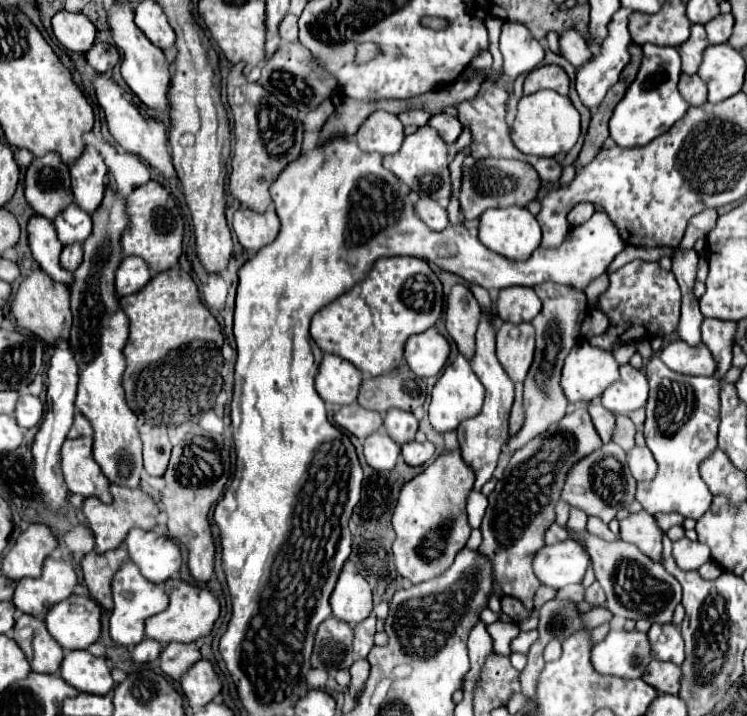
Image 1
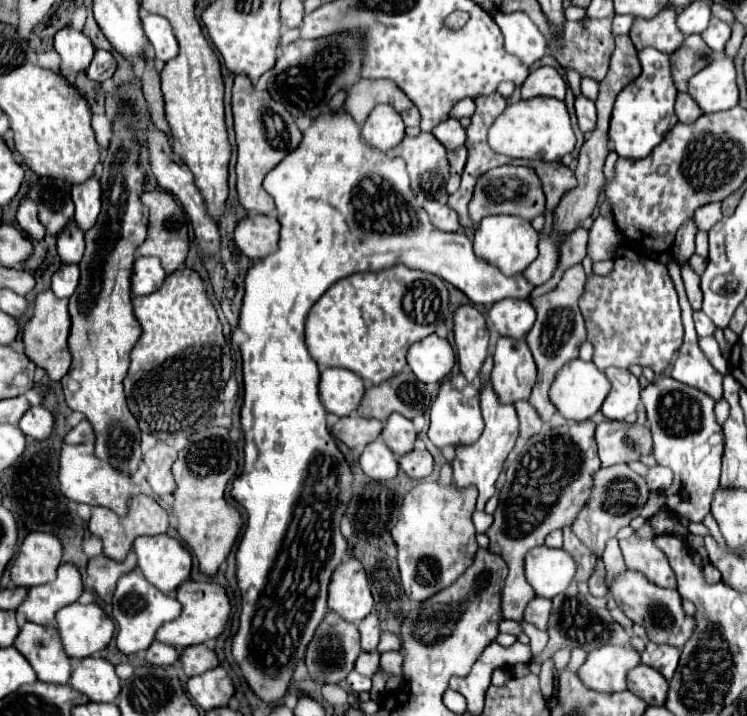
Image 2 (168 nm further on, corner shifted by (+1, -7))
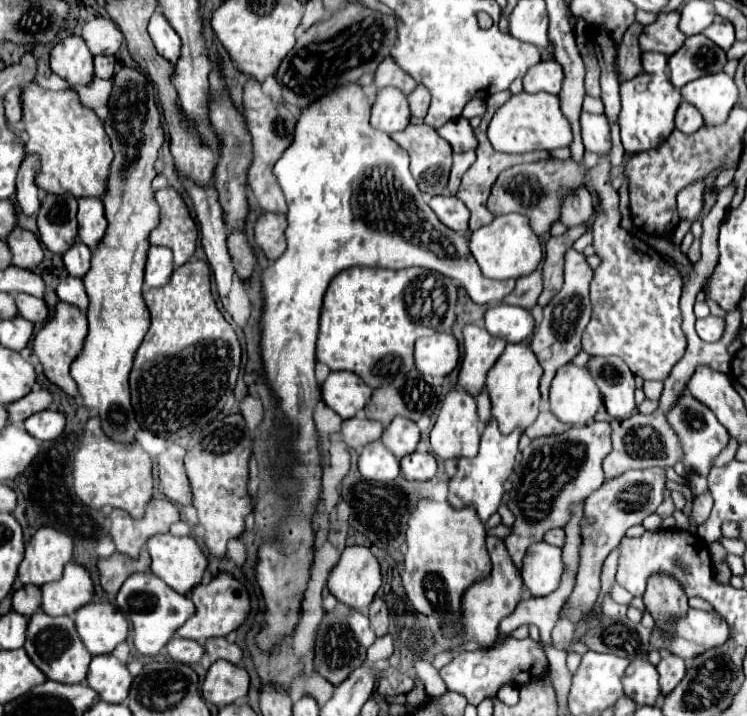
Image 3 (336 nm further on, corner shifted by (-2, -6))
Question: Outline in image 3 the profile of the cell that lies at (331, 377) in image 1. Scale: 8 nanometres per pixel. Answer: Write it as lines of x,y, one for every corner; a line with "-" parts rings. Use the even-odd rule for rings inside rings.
332,371
322,383
322,399
342,419
358,415
372,395
372,389
356,375
348,371

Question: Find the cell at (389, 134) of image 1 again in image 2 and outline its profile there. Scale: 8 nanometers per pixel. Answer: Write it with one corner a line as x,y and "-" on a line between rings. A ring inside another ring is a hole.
379,104
379,108
373,108
369,118
365,120
361,134
369,146
381,152
389,152
403,142
405,126
401,116
391,106

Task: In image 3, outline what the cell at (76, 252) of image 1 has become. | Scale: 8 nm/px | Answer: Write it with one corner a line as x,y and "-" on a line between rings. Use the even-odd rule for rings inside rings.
66,277
58,289
56,289
60,301
68,303
68,305
74,305
78,307
80,311
86,311
88,309
88,295
84,291
84,283
82,279
72,279
72,277

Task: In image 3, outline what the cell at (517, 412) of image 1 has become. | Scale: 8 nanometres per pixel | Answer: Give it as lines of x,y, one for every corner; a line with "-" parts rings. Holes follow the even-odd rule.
550,411
540,413
538,419
524,431
530,439
538,439
538,437
548,437
548,435
556,435
562,433
566,429
566,425
562,425

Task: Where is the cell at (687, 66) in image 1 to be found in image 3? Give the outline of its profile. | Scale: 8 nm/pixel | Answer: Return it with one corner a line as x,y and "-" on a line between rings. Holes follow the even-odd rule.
692,35
674,55
668,57
670,81
680,89
698,77
722,71
726,61
726,53
716,43
704,35

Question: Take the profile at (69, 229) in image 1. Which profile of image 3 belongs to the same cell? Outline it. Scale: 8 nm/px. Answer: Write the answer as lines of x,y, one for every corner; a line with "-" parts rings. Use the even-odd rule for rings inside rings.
78,241
76,245
72,245
66,251
64,265
66,265
66,269
68,269
68,273
72,277
82,279
88,273
88,269
90,269
90,249
82,241

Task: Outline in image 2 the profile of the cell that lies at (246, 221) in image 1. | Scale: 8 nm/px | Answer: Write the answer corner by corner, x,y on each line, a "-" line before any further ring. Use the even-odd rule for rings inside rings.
249,214
235,226
235,244
251,260
265,258
277,250
279,220
275,216

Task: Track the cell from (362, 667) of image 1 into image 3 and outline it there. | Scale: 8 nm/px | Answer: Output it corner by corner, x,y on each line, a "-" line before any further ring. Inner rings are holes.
384,635
384,637
378,637
374,641
374,645
368,649
368,661
370,663
378,663
382,659
388,659
392,655
394,647
392,647
392,637
390,635

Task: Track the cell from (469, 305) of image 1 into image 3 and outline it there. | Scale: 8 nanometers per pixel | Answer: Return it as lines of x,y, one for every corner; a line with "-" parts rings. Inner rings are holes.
482,325
464,327
464,359
458,373
458,385
470,395
478,395
484,389
486,373
502,355
506,343
492,337

